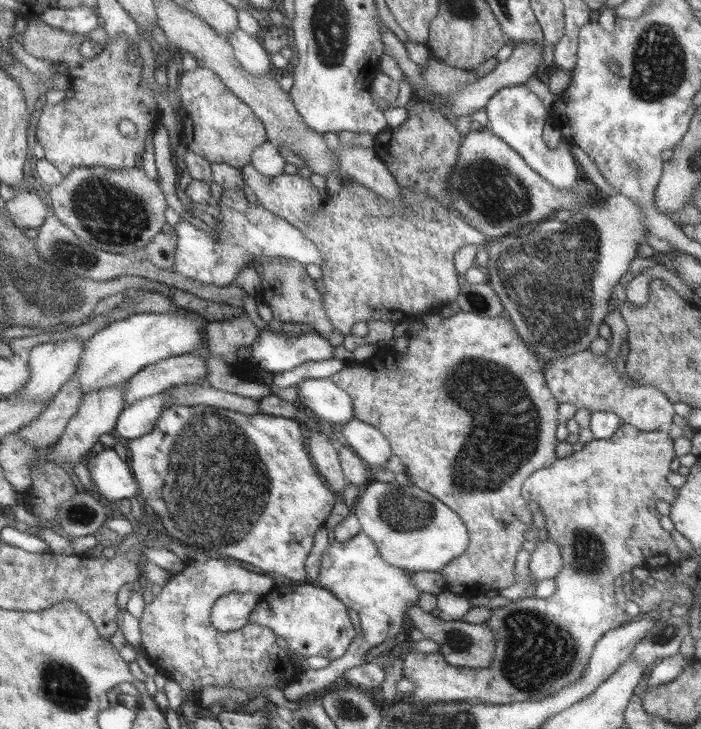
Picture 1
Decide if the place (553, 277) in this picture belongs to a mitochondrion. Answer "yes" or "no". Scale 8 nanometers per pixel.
yes

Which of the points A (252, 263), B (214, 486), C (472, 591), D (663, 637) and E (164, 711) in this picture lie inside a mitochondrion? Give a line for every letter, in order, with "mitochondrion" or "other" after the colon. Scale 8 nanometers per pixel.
A: other
B: mitochondrion
C: other
D: mitochondrion
E: other

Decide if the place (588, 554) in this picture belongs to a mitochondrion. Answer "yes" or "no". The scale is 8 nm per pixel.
yes

